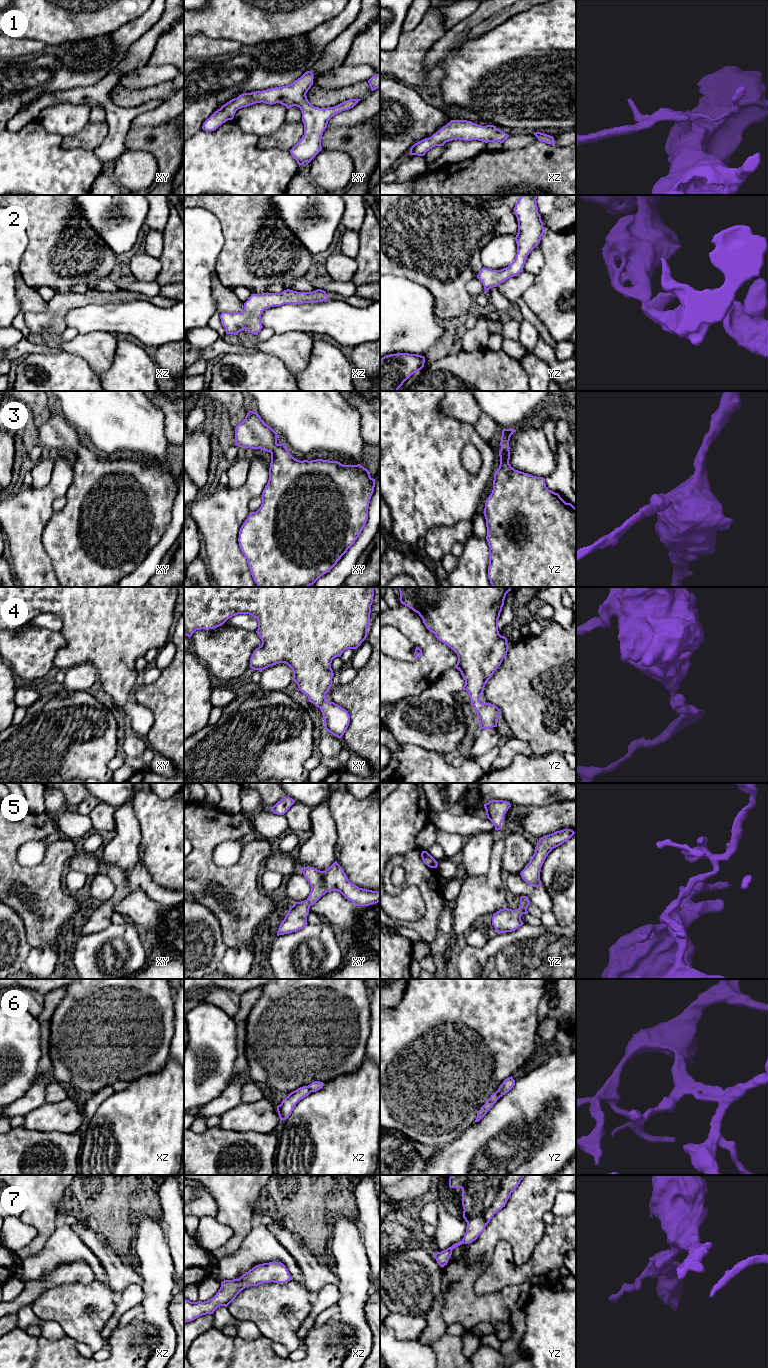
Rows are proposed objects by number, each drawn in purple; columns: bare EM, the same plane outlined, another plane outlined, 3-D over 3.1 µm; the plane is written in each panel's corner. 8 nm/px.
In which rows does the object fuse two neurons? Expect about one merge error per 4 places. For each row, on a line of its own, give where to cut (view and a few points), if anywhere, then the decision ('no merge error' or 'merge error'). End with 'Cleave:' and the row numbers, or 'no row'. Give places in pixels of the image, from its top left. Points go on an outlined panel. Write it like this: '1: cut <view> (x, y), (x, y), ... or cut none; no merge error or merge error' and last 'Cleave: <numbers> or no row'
1: cut none; no merge error
2: cut none; no merge error
3: cut none; no merge error
4: cut none; no merge error
5: cut none; no merge error
6: cut none; no merge error
7: cut none; no merge error
Cleave: no row

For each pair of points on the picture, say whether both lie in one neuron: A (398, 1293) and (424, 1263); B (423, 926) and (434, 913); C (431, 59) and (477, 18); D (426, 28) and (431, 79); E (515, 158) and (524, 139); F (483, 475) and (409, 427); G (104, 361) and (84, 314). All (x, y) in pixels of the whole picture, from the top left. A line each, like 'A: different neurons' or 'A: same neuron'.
A: same neuron
B: same neuron
C: same neuron
D: same neuron
E: different neurons
F: same neuron
G: different neurons

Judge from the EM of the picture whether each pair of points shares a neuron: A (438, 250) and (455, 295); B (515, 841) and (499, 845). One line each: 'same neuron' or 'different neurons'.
A: same neuron
B: different neurons

